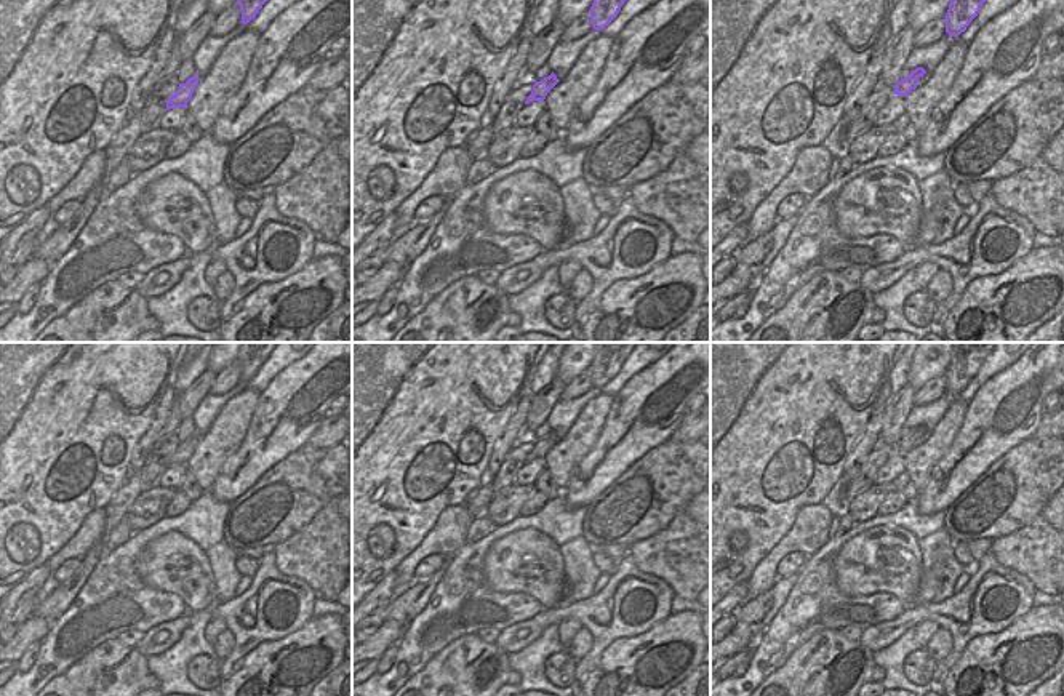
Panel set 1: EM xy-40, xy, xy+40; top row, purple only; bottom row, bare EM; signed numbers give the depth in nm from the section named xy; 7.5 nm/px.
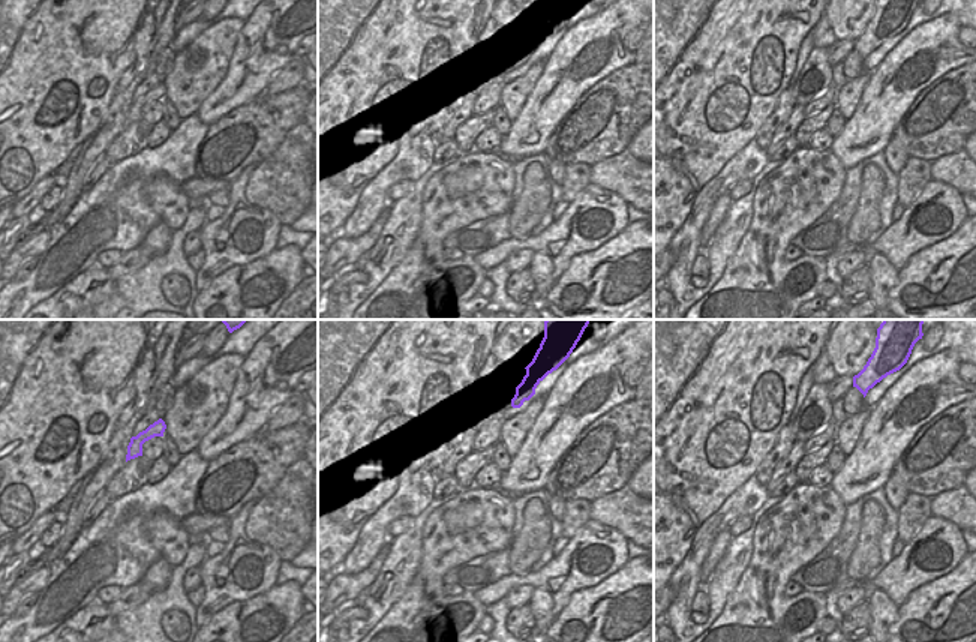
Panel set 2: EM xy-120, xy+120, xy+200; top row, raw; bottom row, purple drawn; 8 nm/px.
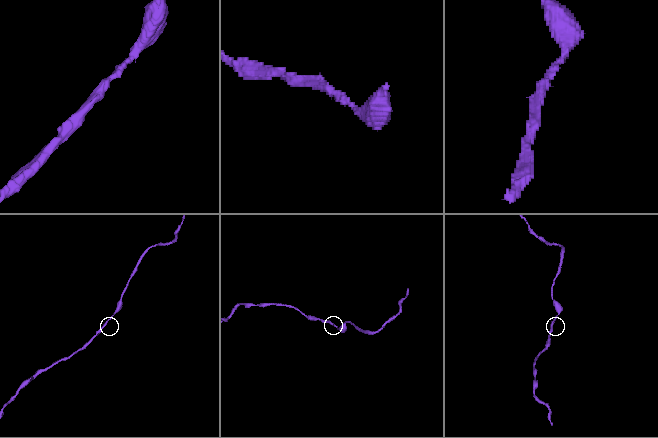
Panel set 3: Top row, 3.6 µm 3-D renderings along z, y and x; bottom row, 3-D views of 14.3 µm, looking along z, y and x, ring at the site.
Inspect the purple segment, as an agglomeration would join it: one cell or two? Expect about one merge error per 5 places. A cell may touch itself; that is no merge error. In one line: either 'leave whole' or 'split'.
leave whole

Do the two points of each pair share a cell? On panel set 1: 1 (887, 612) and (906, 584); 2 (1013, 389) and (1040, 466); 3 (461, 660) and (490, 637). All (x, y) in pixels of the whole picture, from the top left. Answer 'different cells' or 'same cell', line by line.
1: different cells
2: different cells
3: different cells

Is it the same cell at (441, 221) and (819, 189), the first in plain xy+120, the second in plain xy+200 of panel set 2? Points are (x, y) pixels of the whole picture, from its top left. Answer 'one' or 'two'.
one

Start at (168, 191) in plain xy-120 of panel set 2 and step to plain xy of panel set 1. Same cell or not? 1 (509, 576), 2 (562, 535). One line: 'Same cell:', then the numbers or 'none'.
Same cell: 1

